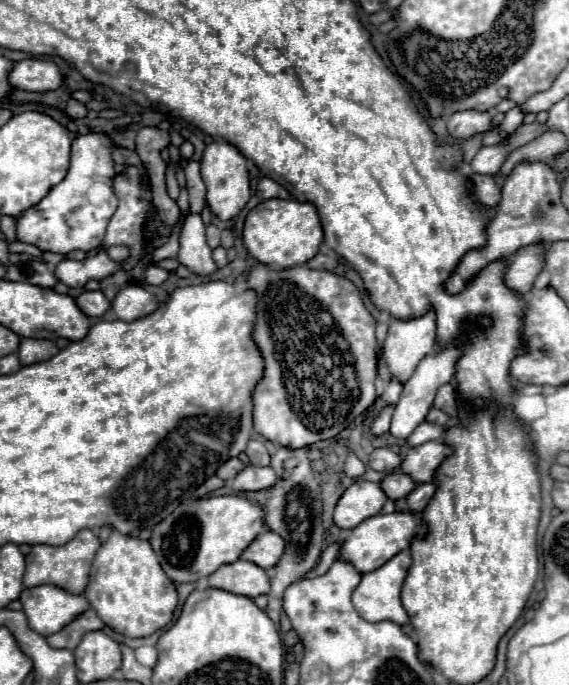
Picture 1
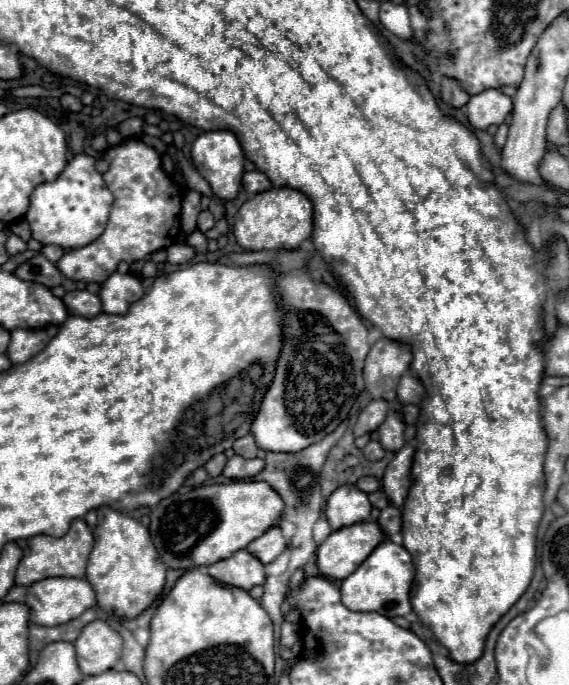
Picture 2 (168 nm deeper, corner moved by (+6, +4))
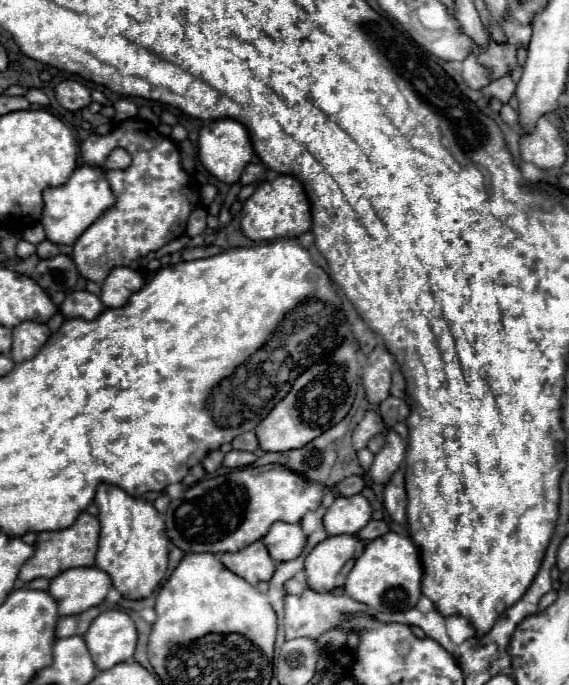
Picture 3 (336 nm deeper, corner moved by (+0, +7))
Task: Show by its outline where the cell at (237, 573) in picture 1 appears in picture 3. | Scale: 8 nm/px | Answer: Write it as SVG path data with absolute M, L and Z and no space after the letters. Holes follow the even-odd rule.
M260 540L246 546L244 550L218 554L218 558L228 570L232 570L250 584L258 584L260 580L270 580L276 570L274 560L270 558L266 546Z

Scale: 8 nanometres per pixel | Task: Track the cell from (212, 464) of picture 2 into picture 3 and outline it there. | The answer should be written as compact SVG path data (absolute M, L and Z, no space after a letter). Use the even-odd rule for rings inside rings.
M214 450L202 460L202 466L206 472L216 472L222 466L222 460L224 460L224 454L220 450Z

